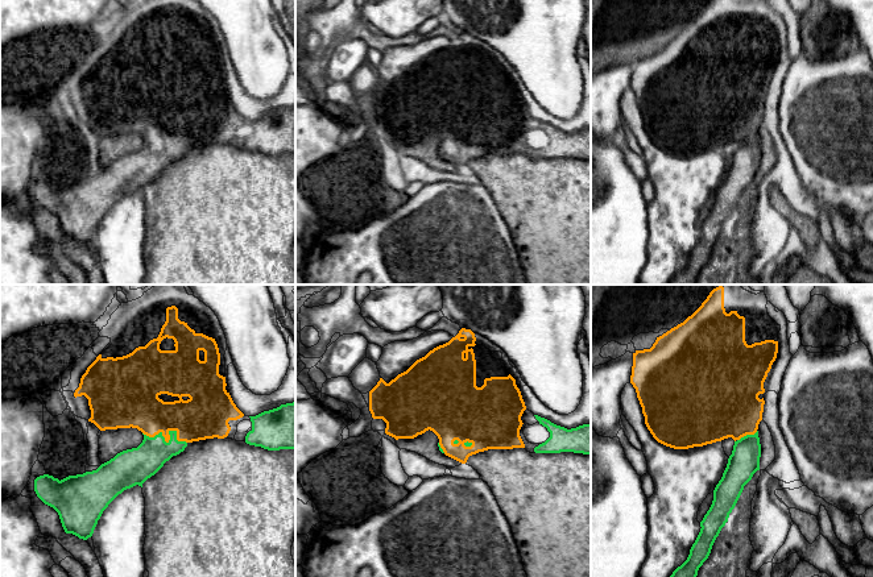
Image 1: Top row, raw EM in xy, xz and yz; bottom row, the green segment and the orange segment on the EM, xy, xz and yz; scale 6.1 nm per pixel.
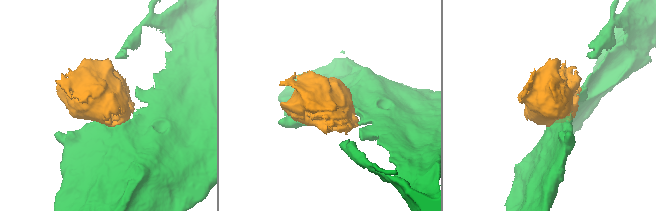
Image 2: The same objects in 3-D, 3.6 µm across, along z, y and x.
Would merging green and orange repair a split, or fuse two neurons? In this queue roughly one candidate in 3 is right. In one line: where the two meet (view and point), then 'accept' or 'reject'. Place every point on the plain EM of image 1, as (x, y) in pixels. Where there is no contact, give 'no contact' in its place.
meets green in xy at (170, 144); accept

